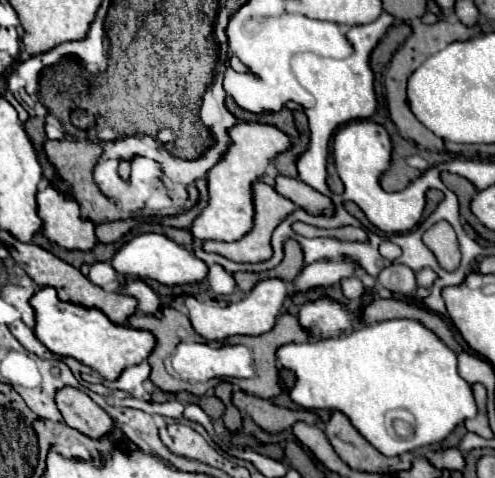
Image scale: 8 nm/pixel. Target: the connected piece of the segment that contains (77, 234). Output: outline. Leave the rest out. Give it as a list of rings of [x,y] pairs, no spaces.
[[[50,182],[38,192],[38,216],[42,218],[42,234],[66,250],[90,250],[96,244],[94,222],[82,220],[78,204],[70,196],[58,192]]]

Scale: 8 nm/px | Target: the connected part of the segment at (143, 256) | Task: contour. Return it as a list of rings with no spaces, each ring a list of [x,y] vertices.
[[[152,232],[134,236],[132,240],[128,240],[114,254],[114,258],[110,260],[110,264],[120,274],[138,276],[138,278],[150,278],[150,280],[158,280],[158,282],[168,284],[168,286],[200,282],[206,276],[206,272],[208,272],[208,266],[200,258],[196,258],[194,254],[190,254],[186,248],[174,244],[170,238],[166,238],[162,234],[152,234]]]

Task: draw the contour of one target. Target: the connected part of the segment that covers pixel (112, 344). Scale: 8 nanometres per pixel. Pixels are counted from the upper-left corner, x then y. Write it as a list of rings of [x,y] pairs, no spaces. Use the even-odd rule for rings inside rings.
[[[44,286],[30,298],[36,326],[34,336],[56,356],[72,356],[78,362],[96,370],[102,378],[114,380],[126,366],[138,364],[148,358],[156,340],[146,330],[114,324],[98,308],[86,308],[82,304],[64,302],[64,312],[58,312],[58,296],[52,286]]]

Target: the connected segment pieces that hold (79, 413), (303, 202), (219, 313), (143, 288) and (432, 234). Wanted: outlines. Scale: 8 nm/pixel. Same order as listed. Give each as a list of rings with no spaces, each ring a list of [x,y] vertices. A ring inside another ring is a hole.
[[[60,388],[54,394],[54,402],[64,422],[90,438],[98,438],[114,428],[114,420],[82,390]]]
[[[278,174],[274,180],[276,180],[274,190],[278,194],[286,196],[288,200],[292,200],[296,206],[300,206],[308,212],[326,212],[326,214],[334,212],[334,206],[330,202],[330,198],[322,196],[320,192],[316,192],[314,188],[310,188],[302,180],[288,178],[288,176],[282,176],[282,174]]]
[[[278,278],[260,280],[240,302],[232,302],[228,306],[220,306],[218,302],[200,302],[194,296],[186,298],[188,316],[192,320],[194,330],[208,341],[225,339],[234,334],[264,334],[272,330],[276,316],[286,298],[286,284]]]
[[[132,280],[132,282],[128,282],[126,284],[126,288],[124,288],[124,292],[128,294],[128,296],[134,296],[136,300],[138,300],[138,312],[140,314],[156,314],[158,312],[158,308],[160,308],[160,298],[154,294],[154,290],[148,286],[148,284],[144,284],[142,280]]]
[[[438,222],[432,228],[428,228],[422,236],[424,244],[430,248],[430,252],[436,256],[438,264],[452,272],[460,264],[460,248],[454,234],[454,228],[448,222]]]

